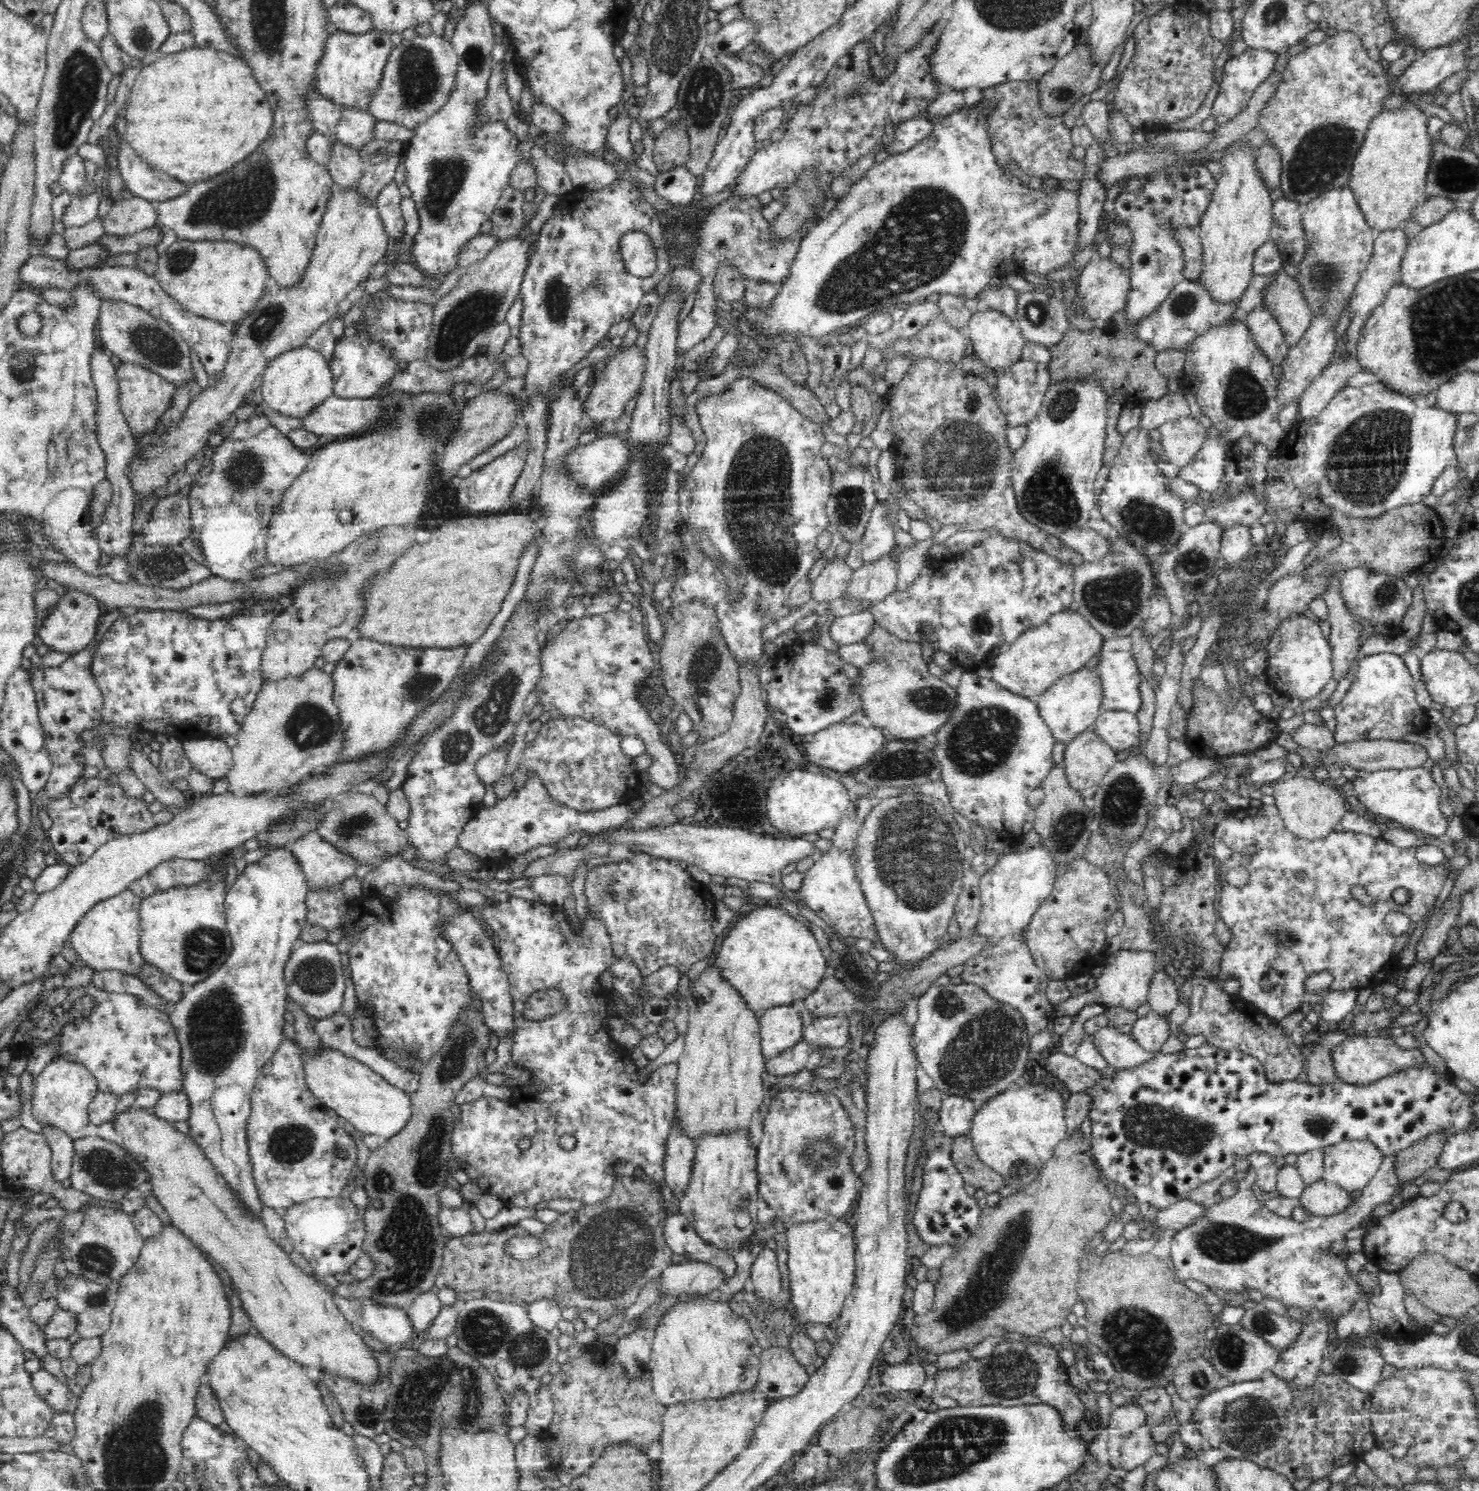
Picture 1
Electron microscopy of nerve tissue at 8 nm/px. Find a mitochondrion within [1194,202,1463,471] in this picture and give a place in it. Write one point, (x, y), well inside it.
(1246, 397)

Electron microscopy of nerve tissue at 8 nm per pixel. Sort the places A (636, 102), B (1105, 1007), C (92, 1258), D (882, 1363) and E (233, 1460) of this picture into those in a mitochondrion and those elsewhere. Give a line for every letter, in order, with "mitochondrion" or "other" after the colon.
A: other
B: other
C: mitochondrion
D: other
E: other

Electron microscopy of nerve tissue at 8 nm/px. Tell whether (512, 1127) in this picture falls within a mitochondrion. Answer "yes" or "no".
no

